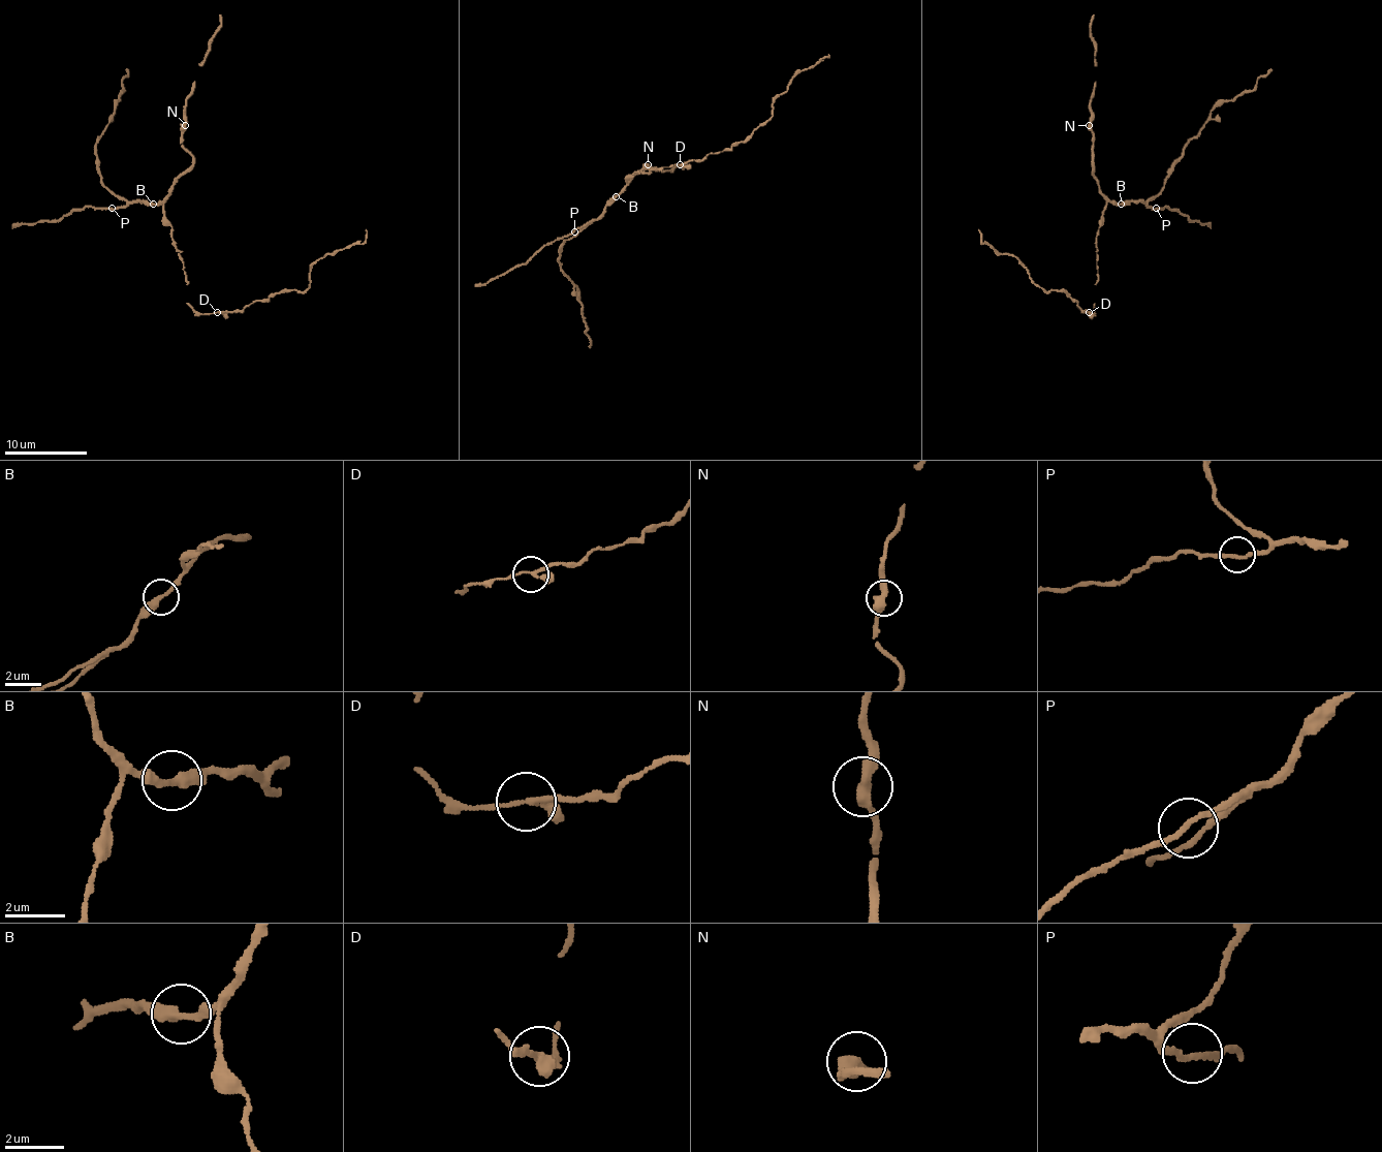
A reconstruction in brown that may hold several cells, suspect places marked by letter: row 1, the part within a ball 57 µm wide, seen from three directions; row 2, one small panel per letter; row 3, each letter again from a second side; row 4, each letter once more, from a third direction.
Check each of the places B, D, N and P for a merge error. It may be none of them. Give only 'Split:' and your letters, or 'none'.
Split: none

